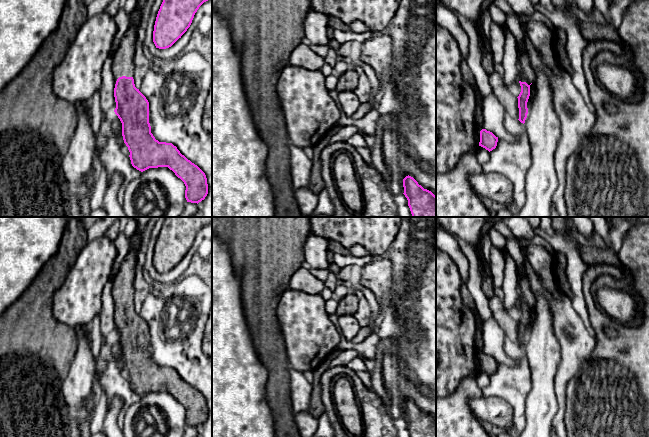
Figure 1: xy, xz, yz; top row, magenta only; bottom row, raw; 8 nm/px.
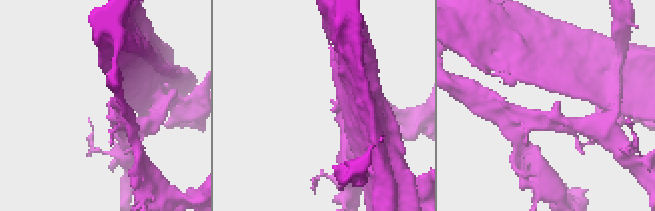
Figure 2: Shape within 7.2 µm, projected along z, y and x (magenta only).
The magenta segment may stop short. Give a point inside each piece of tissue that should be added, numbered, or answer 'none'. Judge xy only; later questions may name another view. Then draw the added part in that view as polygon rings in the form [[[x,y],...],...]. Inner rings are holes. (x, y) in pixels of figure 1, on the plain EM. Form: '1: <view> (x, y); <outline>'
1: xy (123, 288); [[[133,217],[137,224],[137,231],[130,241],[130,250],[122,262],[114,284],[112,287],[112,296],[114,300],[114,309],[119,301],[134,300],[134,281],[136,276],[137,256],[136,253],[140,246],[140,232],[148,223],[151,217]]]

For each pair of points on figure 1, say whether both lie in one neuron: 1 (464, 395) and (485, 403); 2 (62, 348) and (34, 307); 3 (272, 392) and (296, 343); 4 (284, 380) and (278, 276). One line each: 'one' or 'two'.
1: two
2: one
3: two
4: one

